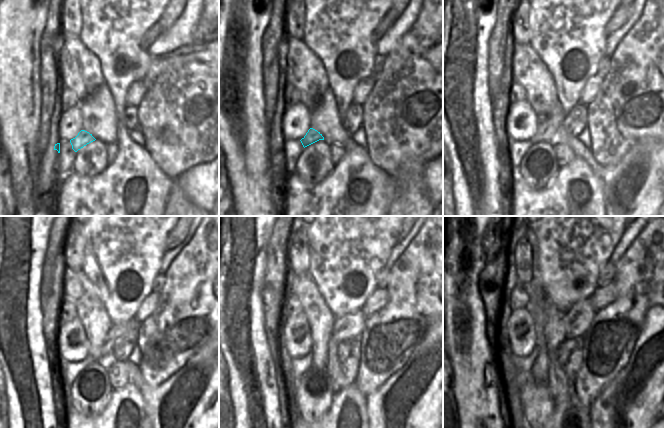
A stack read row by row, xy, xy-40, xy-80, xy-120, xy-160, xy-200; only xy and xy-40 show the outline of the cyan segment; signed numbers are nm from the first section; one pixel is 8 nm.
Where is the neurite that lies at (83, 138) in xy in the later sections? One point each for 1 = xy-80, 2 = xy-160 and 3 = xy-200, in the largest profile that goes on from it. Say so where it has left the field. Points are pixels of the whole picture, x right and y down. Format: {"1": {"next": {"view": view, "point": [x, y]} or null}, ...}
{"1": {"next": {"view": "xy-80", "point": [546, 129]}}, "2": {"next": {"view": "xy-160", "point": [351, 325]}}, "3": {"next": {"view": "xy-200", "point": [577, 320]}}}

